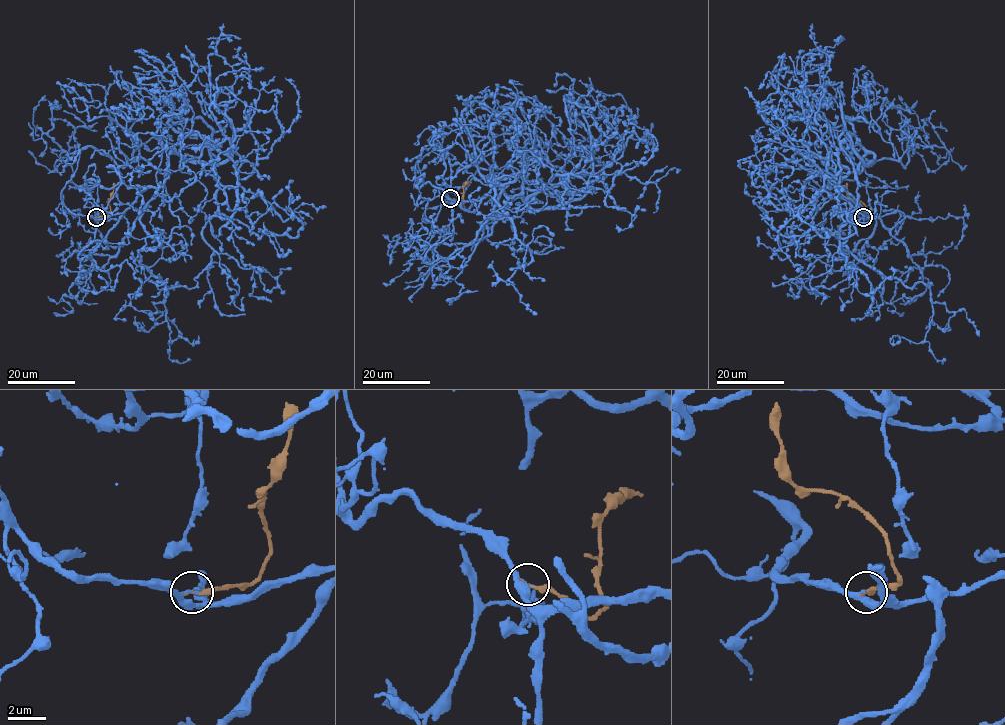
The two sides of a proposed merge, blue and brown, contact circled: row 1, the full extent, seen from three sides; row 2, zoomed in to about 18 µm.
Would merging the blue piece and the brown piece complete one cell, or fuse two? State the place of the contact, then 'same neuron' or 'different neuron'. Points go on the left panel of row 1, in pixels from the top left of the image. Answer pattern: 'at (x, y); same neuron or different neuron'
at (96, 217); same neuron

